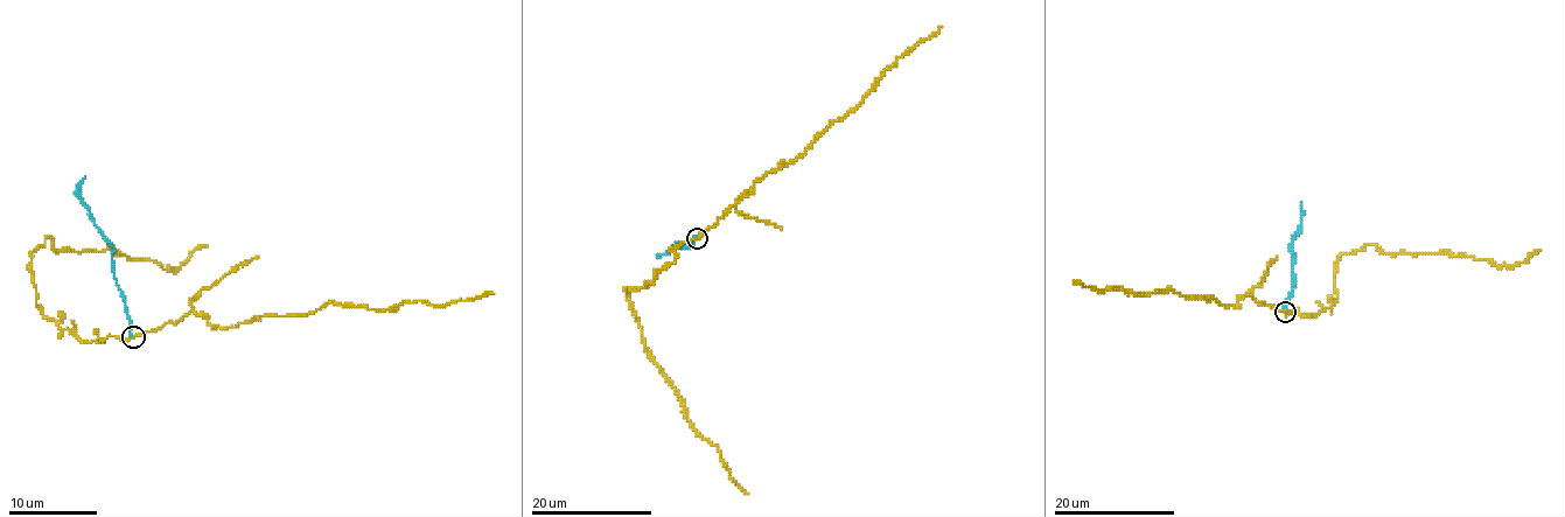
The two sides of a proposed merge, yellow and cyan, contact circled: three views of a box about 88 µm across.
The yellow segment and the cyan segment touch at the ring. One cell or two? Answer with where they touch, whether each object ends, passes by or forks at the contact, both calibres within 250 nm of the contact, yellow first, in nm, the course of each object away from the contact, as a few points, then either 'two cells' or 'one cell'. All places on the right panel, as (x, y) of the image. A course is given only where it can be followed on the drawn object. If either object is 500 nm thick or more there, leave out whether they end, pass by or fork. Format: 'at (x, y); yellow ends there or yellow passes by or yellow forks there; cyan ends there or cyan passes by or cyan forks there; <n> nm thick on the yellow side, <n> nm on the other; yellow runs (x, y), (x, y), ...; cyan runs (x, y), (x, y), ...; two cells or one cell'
at (1285, 312); yellow passes by; cyan ends there; 240 nm thick on the yellow side, 160 nm on the other; yellow runs (1285, 312), (1315, 316), (1331, 307), (1336, 262), (1367, 244), (1497, 266), (1523, 263), (1539, 250); cyan runs (1285, 312), (1285, 300), (1294, 278), (1290, 246), (1299, 231), (1301, 202); two cells

